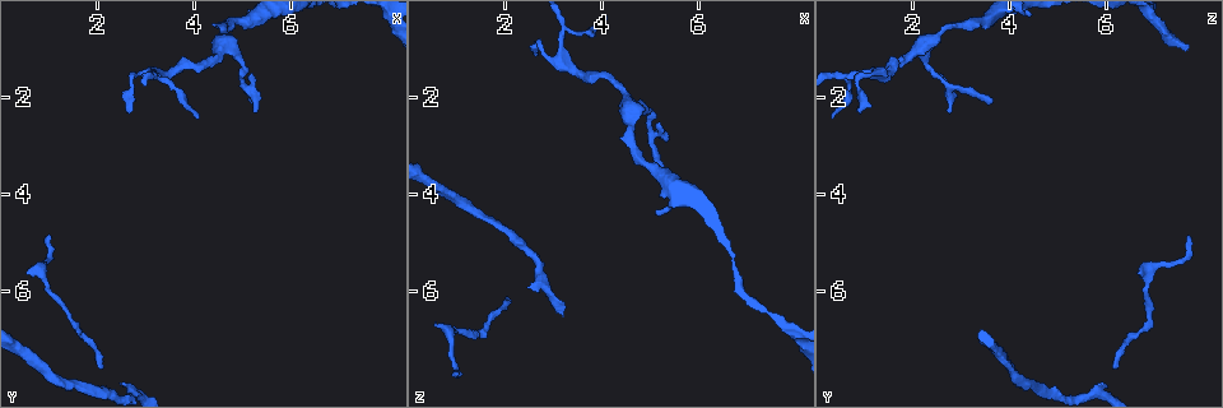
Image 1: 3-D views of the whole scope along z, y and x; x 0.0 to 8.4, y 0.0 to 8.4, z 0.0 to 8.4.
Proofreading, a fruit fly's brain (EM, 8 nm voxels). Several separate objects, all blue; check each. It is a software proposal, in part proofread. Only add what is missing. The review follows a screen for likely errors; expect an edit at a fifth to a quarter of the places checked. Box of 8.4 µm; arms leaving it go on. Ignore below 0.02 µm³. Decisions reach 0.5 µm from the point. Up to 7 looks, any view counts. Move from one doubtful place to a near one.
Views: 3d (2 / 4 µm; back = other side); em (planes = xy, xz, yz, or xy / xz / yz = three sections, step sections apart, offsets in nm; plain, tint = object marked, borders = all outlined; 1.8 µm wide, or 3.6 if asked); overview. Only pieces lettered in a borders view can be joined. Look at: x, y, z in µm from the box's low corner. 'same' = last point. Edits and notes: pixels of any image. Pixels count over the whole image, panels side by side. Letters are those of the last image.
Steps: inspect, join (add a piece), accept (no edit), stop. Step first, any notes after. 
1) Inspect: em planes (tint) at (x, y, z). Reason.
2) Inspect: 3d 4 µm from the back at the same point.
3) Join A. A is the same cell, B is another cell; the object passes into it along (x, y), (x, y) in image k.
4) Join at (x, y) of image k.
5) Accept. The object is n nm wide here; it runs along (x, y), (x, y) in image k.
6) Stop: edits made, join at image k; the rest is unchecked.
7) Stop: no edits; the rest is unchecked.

Inspect: em yz step 16 (borders) at (5.35, 2.30, 2.75). Free end.

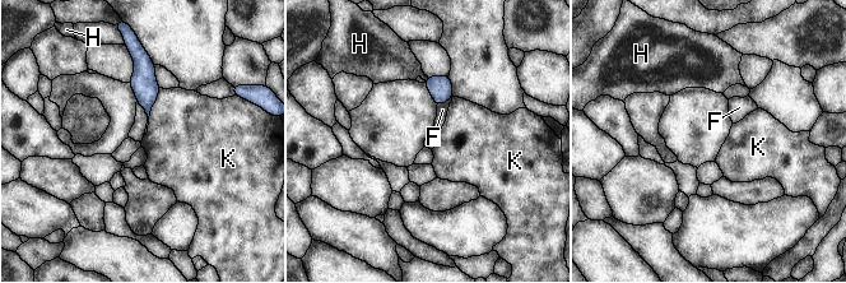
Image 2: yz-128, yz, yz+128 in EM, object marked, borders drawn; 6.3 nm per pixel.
Inspect: em planes (borders) at the same point. Another direction.

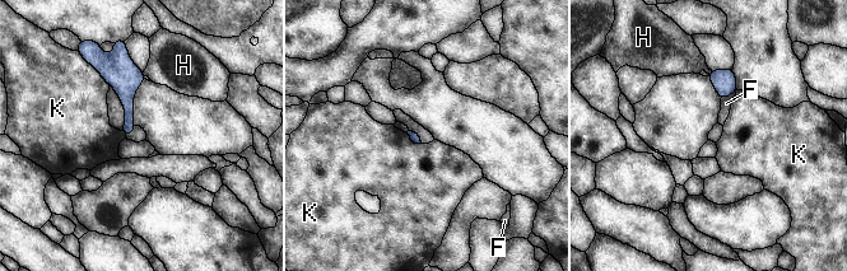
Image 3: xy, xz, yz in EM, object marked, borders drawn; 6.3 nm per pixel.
Accept. F, H and K are other cells; a border runs along (88, 64), (108, 85) in image 3; no lettered piece goes on from it.

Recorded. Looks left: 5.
Inspect: 3d 4 µm at (2.70, 2.30, 0.90). Tapers out.

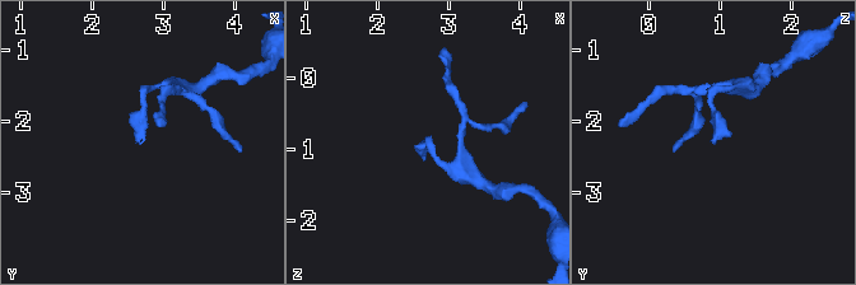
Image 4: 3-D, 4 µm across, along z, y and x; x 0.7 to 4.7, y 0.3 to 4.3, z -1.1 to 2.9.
Inspect: em xy step 16 (borders) at (2.65, 2.30, 0.90). Now the EM.

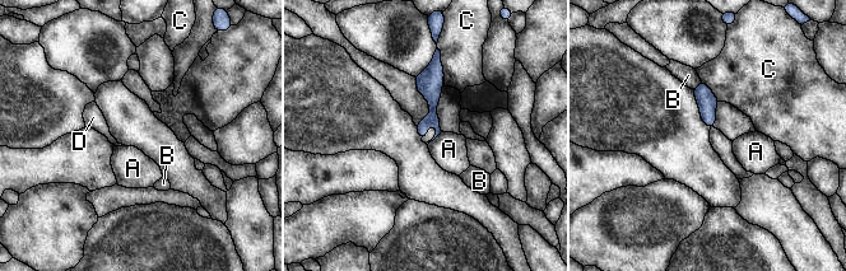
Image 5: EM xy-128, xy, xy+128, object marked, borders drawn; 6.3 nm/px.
Inspect: em yz step 4 (borders) at the same point.

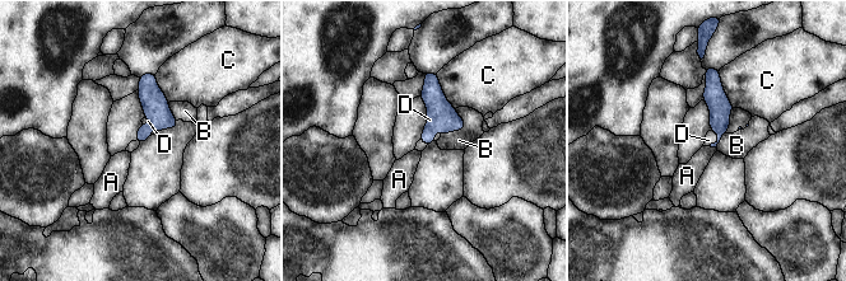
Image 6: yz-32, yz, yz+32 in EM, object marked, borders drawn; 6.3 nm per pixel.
Join D. D is the same cell, A, B and C are other cells; the object passes into it along (438, 108), (433, 129), (436, 125) in image 6; it goes on there.

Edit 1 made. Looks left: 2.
Inspect: em xz step 4 (tint) at (2.05, 7.55, 6.15). Tapers out.

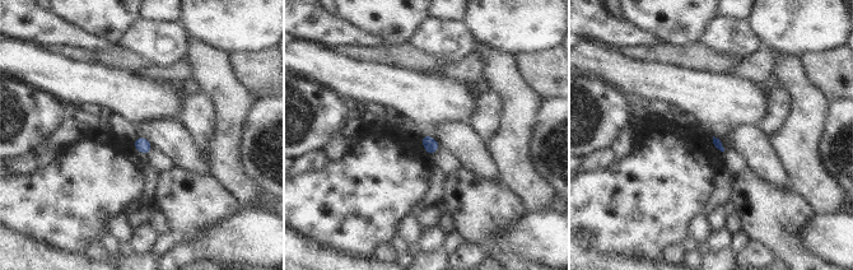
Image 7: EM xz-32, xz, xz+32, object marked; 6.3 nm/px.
Inspect: em planes (borders) at the same point. Another direction.

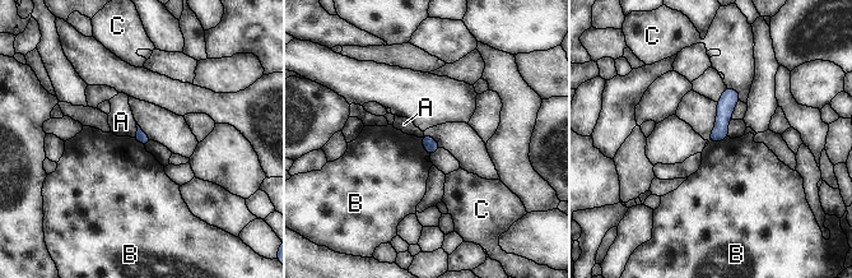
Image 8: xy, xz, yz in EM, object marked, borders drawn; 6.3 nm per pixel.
Accept. A, B and C are other cells; it runs along (730, 91), (720, 131), (712, 139) in image 8; no lettered piece goes on from it.

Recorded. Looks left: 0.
Stop: edits made, join at image 6; the rest is unchecked.

